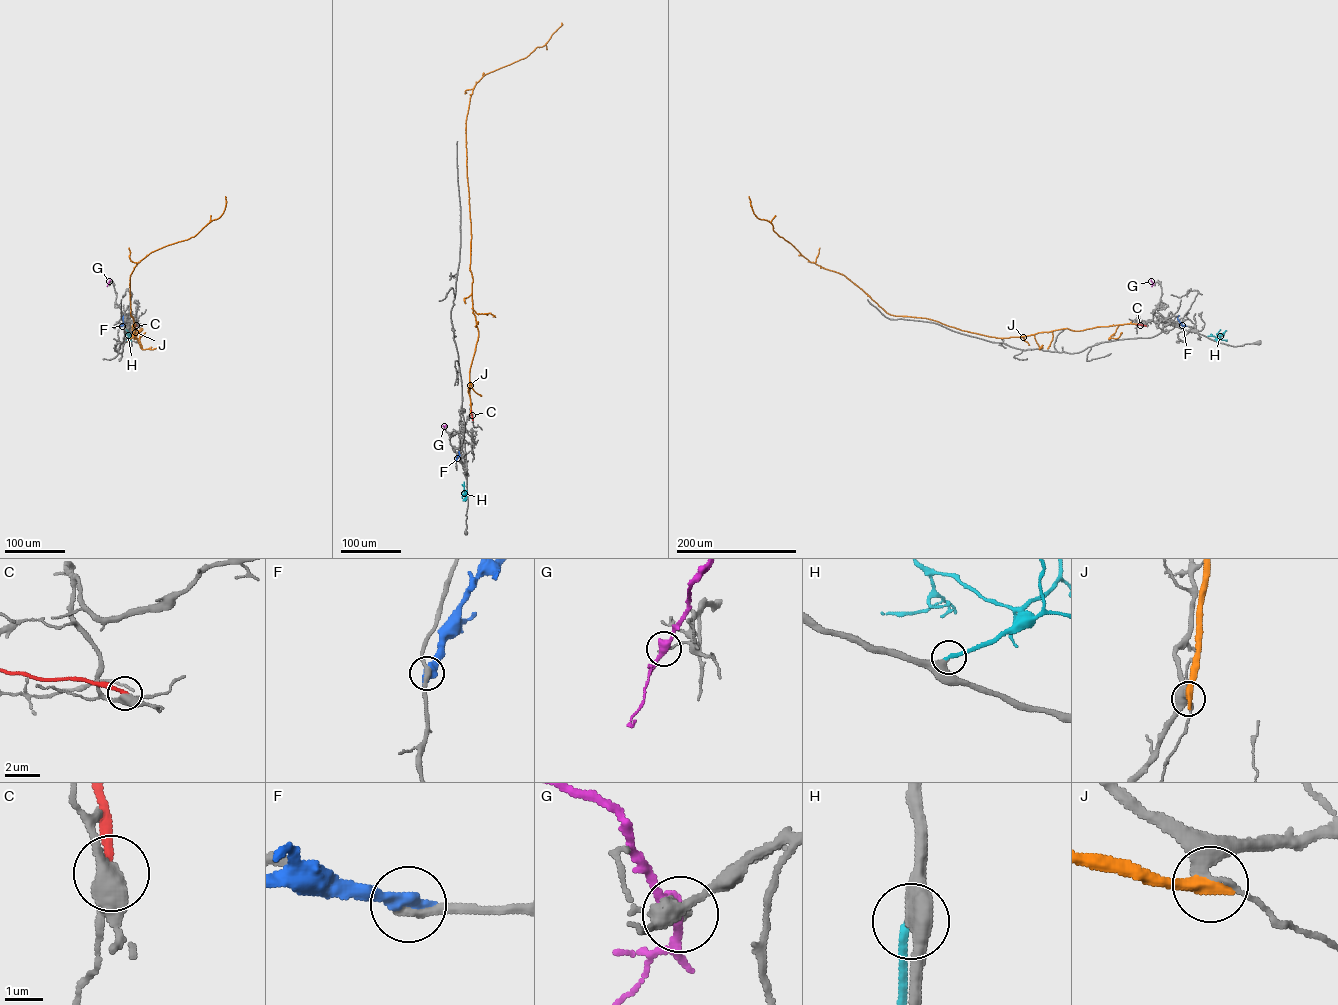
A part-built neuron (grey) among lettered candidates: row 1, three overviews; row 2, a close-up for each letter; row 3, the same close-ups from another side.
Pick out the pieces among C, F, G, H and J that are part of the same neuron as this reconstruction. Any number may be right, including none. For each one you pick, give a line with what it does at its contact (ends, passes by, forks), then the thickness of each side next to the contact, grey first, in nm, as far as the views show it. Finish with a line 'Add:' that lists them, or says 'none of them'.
H: it ends there; 400 nm thick on the grey side, 220 nm on the other
Add: H

